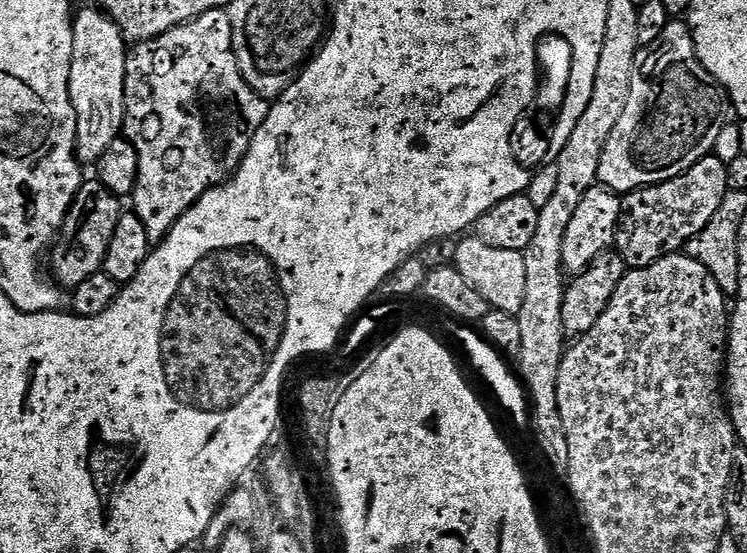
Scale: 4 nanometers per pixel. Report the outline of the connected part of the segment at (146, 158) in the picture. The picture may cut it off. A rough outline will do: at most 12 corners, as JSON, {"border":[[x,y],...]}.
{"border":[[215,8],[128,57],[153,246],[236,175],[269,101]]}

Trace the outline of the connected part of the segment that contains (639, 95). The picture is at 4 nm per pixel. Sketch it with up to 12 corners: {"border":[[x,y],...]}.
{"border":[[673,19],[636,55],[598,182],[678,178],[715,149],[728,94]]}

